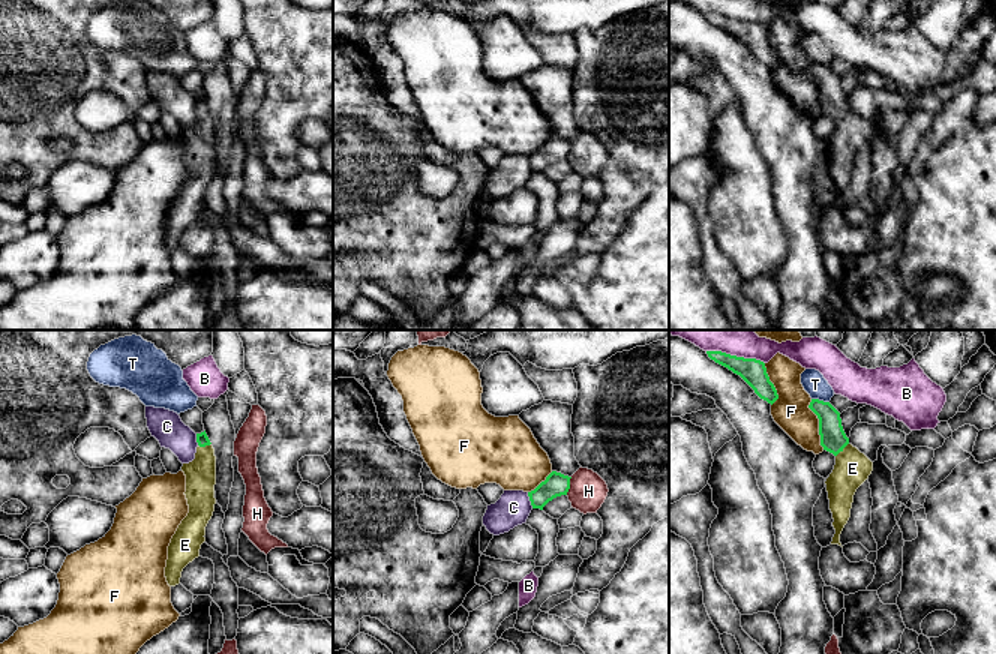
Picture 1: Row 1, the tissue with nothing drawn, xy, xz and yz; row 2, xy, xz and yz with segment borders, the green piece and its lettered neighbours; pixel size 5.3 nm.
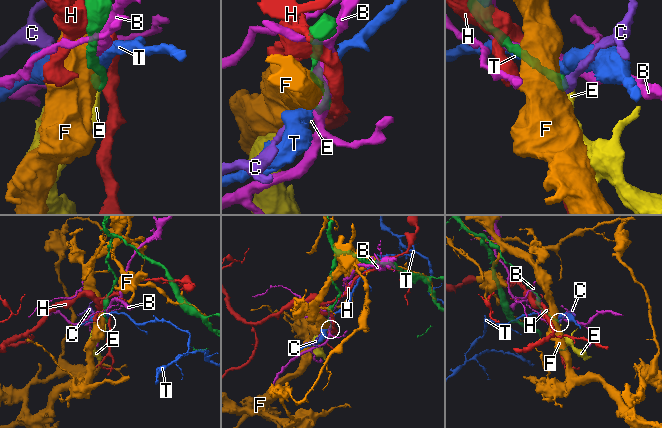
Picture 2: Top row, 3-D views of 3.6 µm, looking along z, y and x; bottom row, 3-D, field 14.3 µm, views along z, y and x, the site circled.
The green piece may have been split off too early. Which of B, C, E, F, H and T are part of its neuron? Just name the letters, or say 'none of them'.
E

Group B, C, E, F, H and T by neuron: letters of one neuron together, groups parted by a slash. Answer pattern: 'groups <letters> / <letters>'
groups B / C / E / F / H / T

